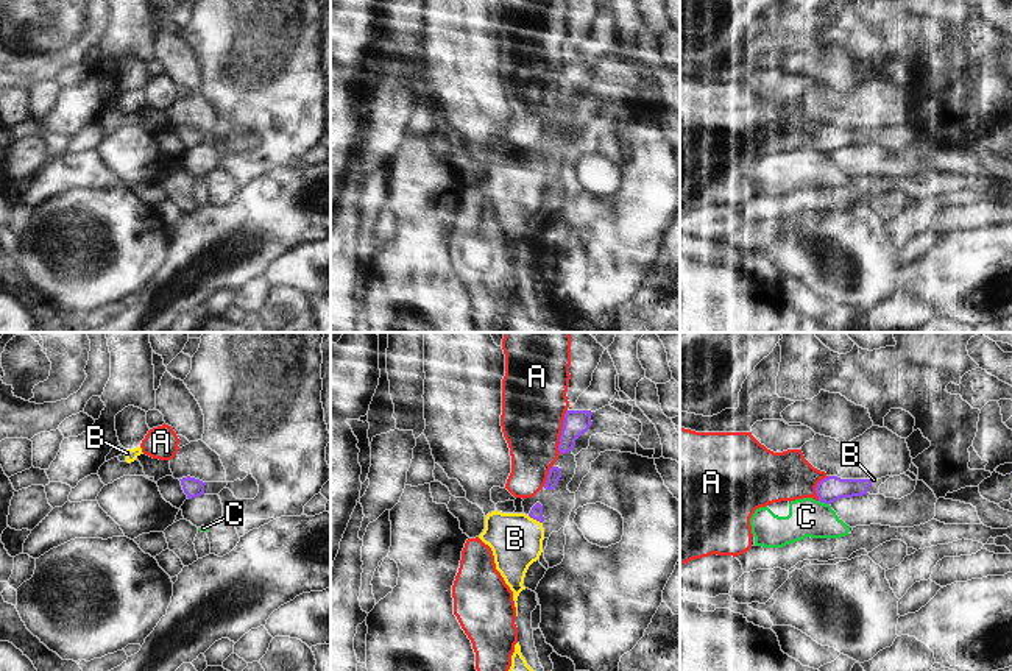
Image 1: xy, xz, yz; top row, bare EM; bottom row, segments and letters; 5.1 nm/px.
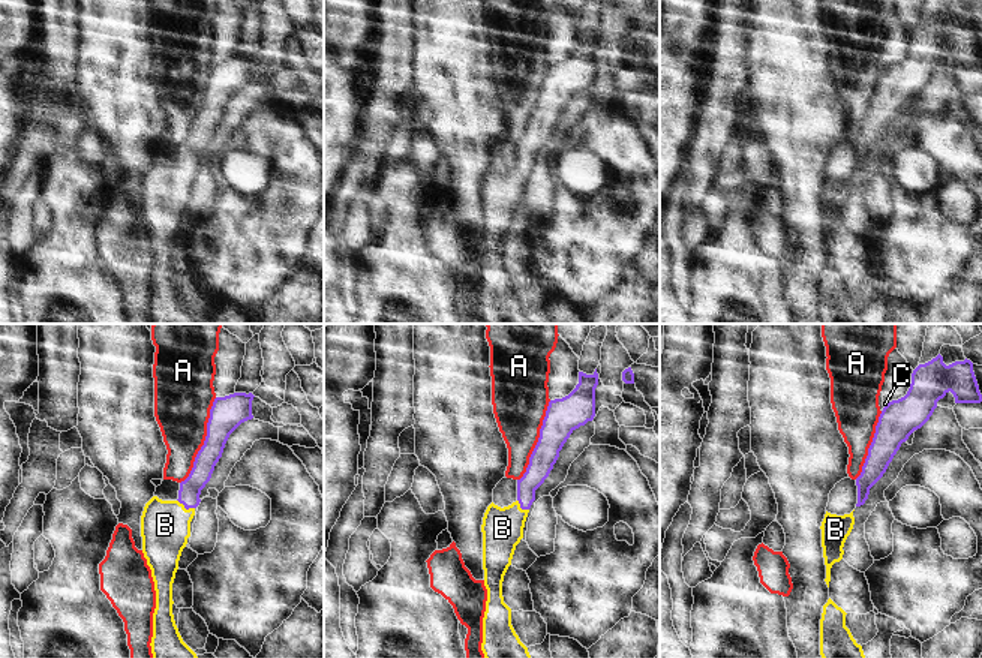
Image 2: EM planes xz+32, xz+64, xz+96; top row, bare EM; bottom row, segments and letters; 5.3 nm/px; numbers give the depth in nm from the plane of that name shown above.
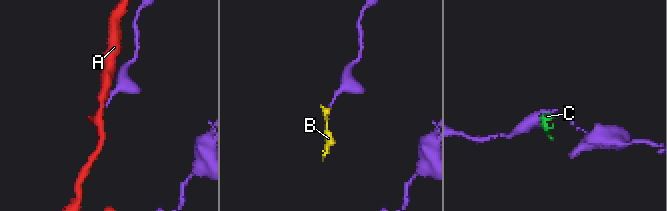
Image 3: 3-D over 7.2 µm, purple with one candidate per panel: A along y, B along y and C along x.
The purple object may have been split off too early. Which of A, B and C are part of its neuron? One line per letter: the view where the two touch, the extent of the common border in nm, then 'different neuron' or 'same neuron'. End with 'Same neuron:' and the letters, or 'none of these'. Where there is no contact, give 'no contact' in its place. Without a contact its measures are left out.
A: xz | 240 nm | different neuron
B: xz | 90 nm | same neuron
C: yz | 60 nm | different neuron
Same neuron: B

